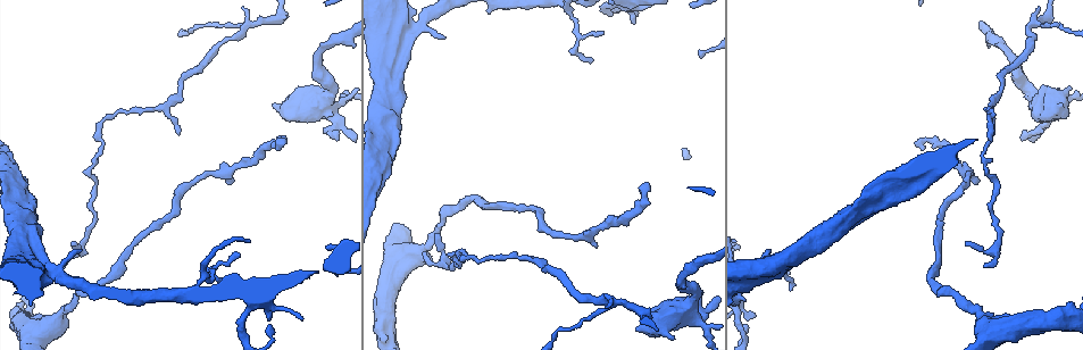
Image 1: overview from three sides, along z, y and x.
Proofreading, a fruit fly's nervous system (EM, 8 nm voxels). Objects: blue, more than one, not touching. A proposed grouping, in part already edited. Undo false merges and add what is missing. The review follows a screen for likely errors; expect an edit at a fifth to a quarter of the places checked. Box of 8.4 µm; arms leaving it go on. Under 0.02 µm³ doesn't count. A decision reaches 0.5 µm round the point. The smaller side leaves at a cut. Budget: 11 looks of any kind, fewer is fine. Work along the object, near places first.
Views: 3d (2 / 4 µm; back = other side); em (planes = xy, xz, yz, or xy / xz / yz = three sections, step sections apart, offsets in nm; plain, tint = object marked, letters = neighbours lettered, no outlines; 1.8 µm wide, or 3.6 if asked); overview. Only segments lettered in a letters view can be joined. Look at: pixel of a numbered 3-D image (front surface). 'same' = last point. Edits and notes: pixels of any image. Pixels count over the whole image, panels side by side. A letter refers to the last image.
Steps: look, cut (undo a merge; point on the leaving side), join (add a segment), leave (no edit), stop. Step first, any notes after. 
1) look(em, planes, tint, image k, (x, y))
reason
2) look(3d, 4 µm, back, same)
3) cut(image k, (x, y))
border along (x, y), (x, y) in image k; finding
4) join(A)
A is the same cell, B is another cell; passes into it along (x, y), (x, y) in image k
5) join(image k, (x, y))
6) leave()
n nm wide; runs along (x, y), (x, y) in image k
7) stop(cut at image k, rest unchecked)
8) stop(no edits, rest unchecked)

look(3d, 4 µm, image 1, (42, 275))

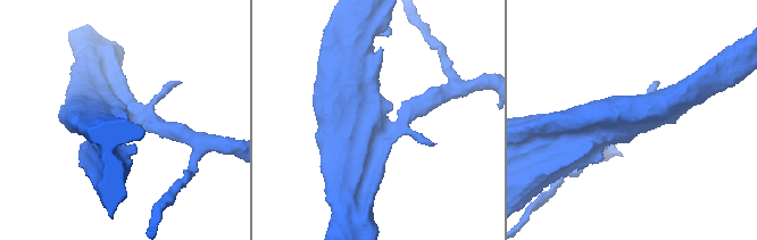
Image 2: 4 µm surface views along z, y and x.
look(em, 3.6 µm, xy, step 4, tint, image 2, (379, 129))
shape alone is not enough

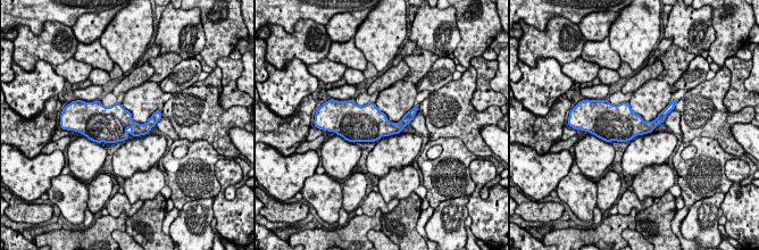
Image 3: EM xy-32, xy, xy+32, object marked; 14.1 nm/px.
look(em, 3.6 µm, planes, letters, same)
cut it another way

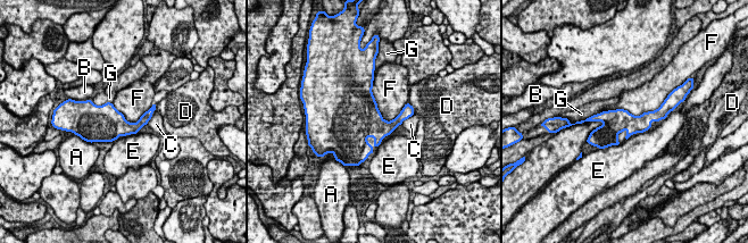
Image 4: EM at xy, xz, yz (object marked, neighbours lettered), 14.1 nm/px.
leave()
A, B, C, D, E, F and G are other cells; border along (372, 85), (377, 110), (390, 122) in image 4; one cell here

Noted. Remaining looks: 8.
look(em, 3.6 µm, xz, step 4, tint, image 1, (277, 150))
tapers out

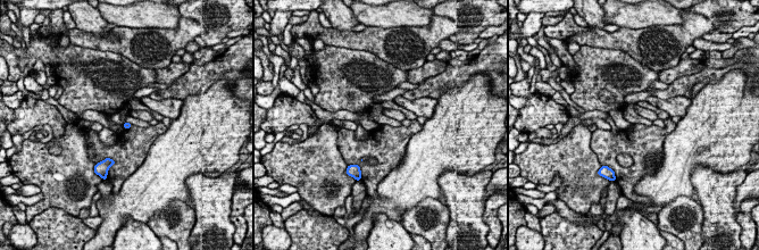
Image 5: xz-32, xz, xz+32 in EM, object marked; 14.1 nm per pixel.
look(em, 3.6 µm, planes, letters, same)

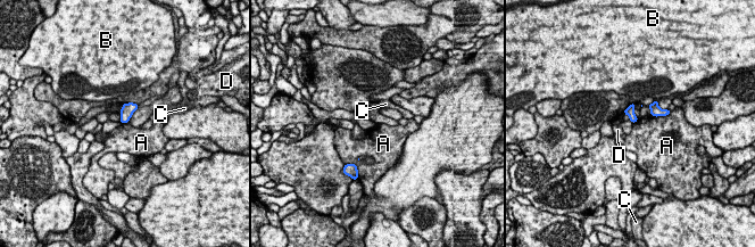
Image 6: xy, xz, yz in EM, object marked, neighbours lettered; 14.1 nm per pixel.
leave()
A touches over 300 nm; A, B, C and D are other cells; border along (670, 112), (663, 116), (649, 114) in image 6; none of them fits

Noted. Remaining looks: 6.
look(3d, 2 µm, image 1, (101, 120))
abrupt turn

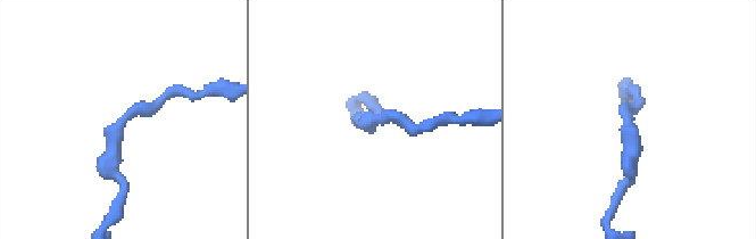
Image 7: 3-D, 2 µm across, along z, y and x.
look(em, planes, plain, image 7, (631, 123))

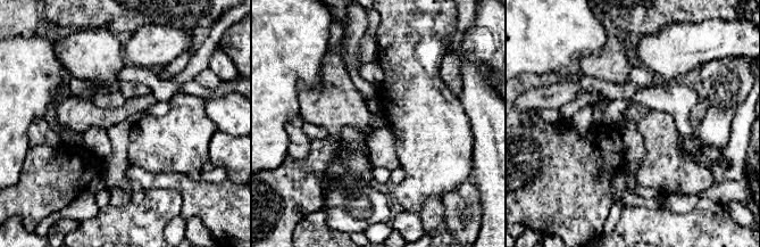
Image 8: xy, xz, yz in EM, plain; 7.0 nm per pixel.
look(em, planes, letters, same)
see the neighbours

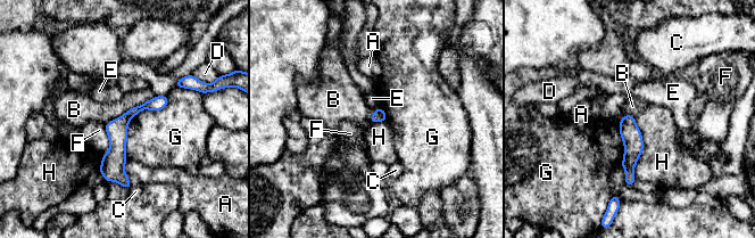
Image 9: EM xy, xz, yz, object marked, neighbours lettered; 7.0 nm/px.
leave()
90 nm wide; A, B, C, D, E, F, G and H are other cells; runs along (164, 98), (117, 128), (117, 174), (127, 185) in image 9; all the same cell

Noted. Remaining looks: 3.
look(3d, 4 µm, image 1, (1035, 97))
calibre changes

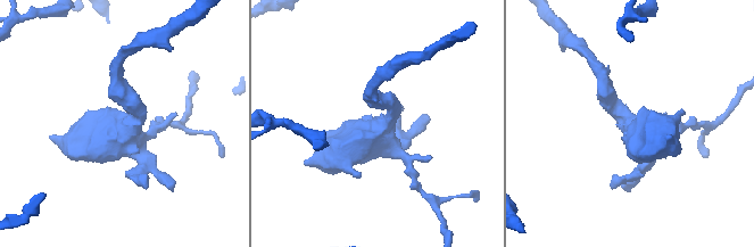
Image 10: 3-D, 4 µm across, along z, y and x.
look(em, 3.6 µm, planes, letters, image 10, (388, 121))

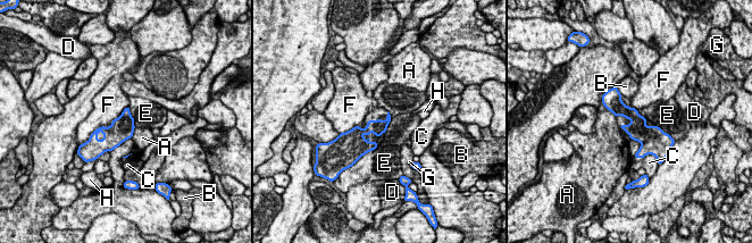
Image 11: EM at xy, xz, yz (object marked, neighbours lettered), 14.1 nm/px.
leave()
F touches over 320 nm; A, B, C, D, E, F, G and H are other cells; runs along (613, 99), (654, 149) in image 11; continuous, no second cell

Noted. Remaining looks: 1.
stop(no edits, rest unchecked)

